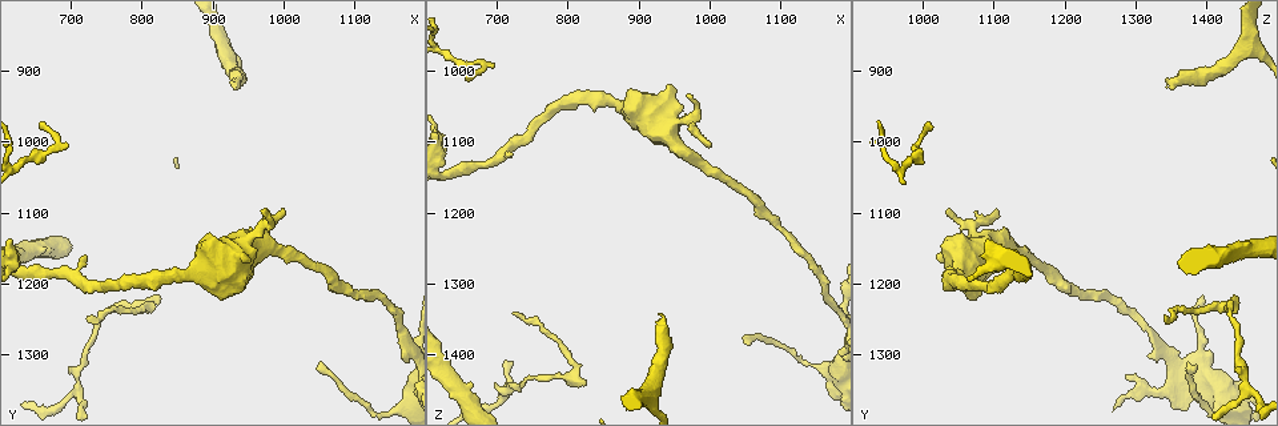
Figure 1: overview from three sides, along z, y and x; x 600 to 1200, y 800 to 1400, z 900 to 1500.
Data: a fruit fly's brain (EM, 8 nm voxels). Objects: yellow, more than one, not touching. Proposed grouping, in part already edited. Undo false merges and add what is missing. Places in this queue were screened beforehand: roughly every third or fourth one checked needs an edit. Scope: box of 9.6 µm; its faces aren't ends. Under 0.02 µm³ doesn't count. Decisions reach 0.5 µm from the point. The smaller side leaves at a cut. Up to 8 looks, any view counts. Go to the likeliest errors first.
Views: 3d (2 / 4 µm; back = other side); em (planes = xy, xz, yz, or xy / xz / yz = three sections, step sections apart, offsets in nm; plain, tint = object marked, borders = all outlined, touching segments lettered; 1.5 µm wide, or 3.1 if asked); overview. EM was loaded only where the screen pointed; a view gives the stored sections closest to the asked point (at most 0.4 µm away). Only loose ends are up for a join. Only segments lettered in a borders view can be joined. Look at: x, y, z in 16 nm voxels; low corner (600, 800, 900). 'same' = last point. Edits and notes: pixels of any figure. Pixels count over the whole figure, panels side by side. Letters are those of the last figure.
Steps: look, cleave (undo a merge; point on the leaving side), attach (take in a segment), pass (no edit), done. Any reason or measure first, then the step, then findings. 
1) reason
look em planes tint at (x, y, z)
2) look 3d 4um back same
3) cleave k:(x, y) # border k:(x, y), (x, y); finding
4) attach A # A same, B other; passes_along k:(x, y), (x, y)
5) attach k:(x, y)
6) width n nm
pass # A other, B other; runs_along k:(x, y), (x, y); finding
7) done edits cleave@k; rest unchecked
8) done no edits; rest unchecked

free end
look em xz step 8 borders at (930, 910, 1345)

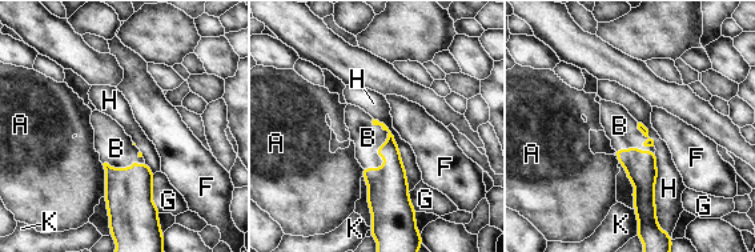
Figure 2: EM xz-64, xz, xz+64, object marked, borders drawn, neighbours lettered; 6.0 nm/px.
longest_contact H 500 nm
attach B # A other, B same, F other, G other, H other, K other; passes_along 2:(388, 190), (377, 151), (368, 138); the cell continues

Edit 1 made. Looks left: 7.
free end
look em xz step 8 borders at (1005, 1095, 1105)

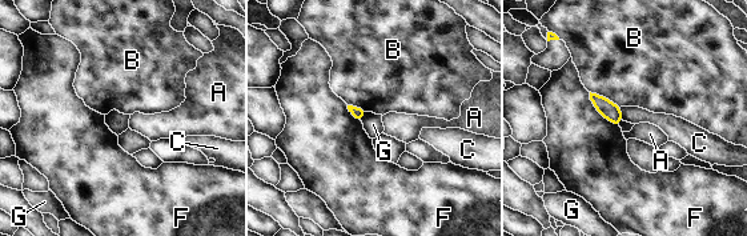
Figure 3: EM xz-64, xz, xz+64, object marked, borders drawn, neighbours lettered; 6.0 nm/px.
look em planes borders same

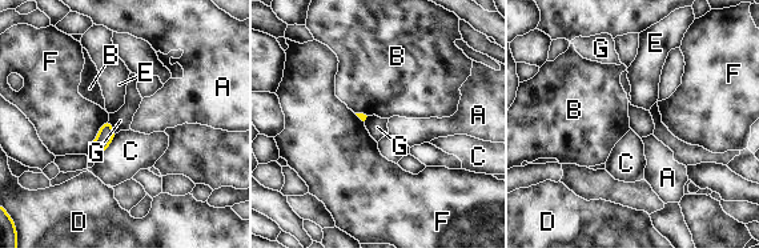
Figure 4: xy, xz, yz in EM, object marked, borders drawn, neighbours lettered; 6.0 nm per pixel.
pass # A other, B other, C other, D other, E other, F other, G other; border 4:(108, 120), (115, 134); no lettered segment goes on from it

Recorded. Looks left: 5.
done edits attach@2; rest unchecked

